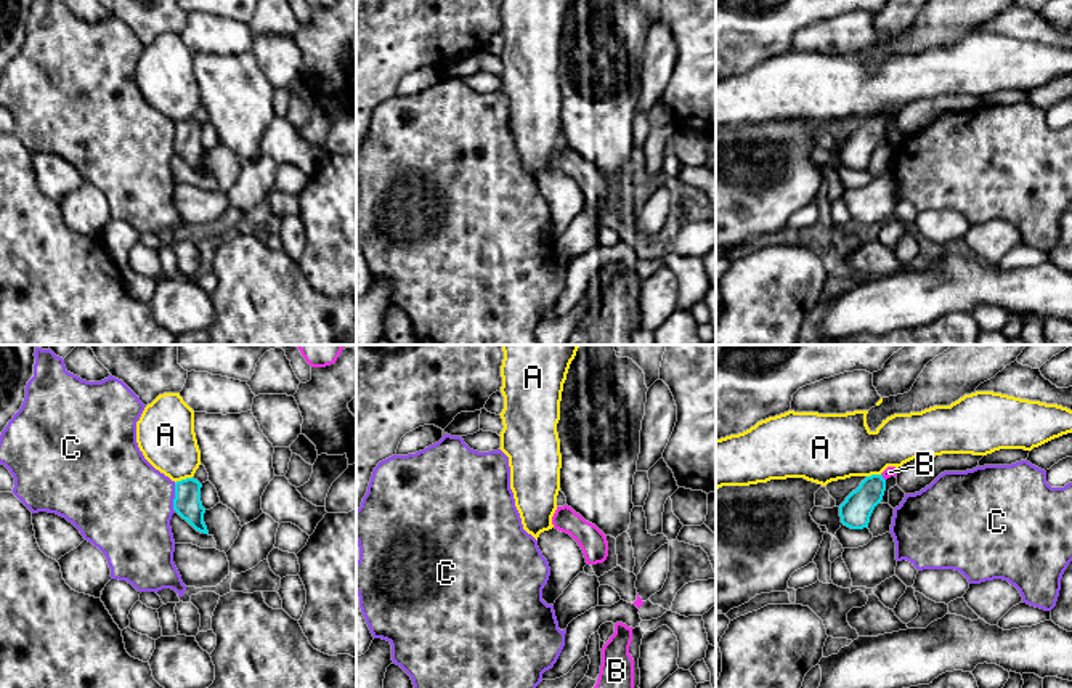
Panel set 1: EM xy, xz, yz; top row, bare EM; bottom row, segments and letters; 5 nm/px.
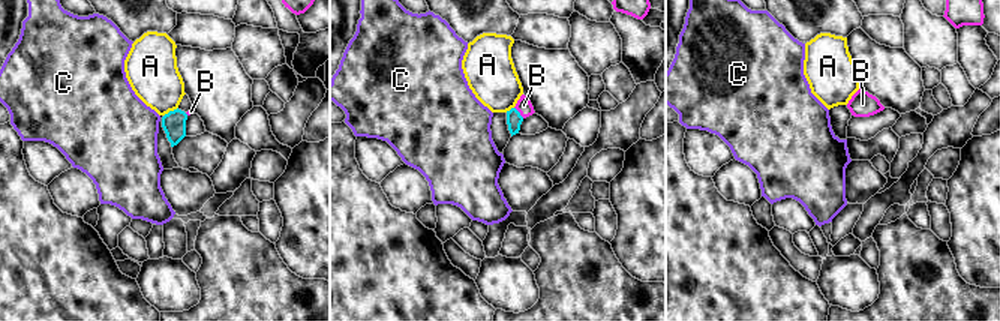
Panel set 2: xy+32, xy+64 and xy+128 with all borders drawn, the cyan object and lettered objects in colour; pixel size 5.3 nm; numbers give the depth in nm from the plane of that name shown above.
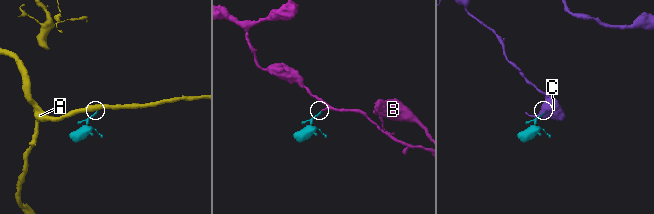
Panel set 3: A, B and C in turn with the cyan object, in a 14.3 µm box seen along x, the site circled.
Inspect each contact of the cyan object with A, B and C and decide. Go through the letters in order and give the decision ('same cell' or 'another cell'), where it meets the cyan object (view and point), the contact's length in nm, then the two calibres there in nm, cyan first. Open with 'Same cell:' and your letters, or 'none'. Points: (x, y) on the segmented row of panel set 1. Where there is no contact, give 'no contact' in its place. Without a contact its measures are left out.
Same cell: B
A: another cell; contact xy (183, 480); length 90 nm; calibres 140 and 280 nm
B: same cell; contact yz (881, 477); length 40 nm; calibres 160 and 50 nm
C: another cell; contact xy (175, 497); length 140 nm; calibres 140 and 460 nm

